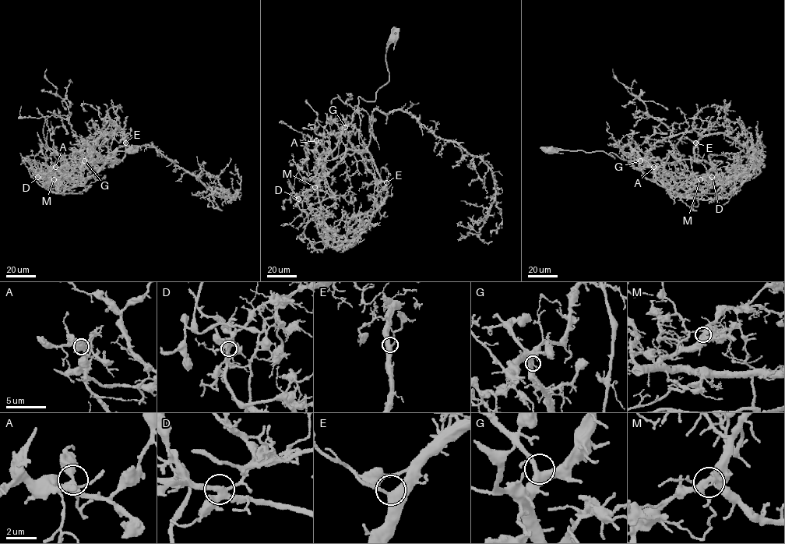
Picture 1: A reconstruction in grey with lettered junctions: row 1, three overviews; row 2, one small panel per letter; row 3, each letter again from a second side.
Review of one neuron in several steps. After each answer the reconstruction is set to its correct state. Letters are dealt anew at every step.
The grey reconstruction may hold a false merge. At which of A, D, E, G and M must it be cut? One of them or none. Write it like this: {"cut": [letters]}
{"cut": ["D"]}

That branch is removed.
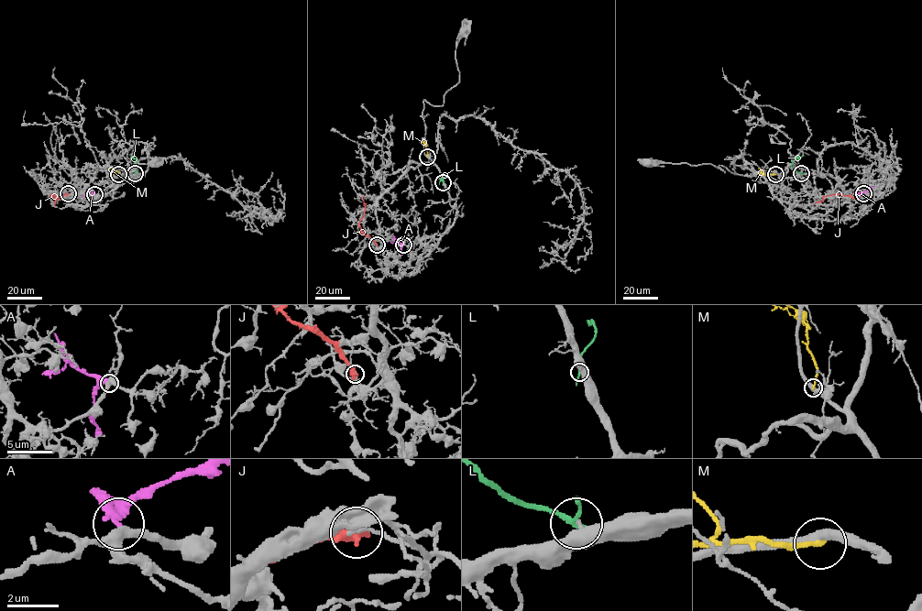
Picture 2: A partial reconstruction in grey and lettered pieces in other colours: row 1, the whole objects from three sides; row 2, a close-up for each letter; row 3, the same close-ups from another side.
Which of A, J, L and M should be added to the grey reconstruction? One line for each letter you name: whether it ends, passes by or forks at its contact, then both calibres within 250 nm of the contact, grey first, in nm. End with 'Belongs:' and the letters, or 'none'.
Belongs: none

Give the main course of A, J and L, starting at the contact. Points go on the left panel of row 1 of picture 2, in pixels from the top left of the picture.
A: (94, 194), (90, 191), (82, 195)
J: (68, 193), (57, 199), (50, 194), (56, 196), (54, 204)
L: (135, 173), (137, 164), (131, 155)

